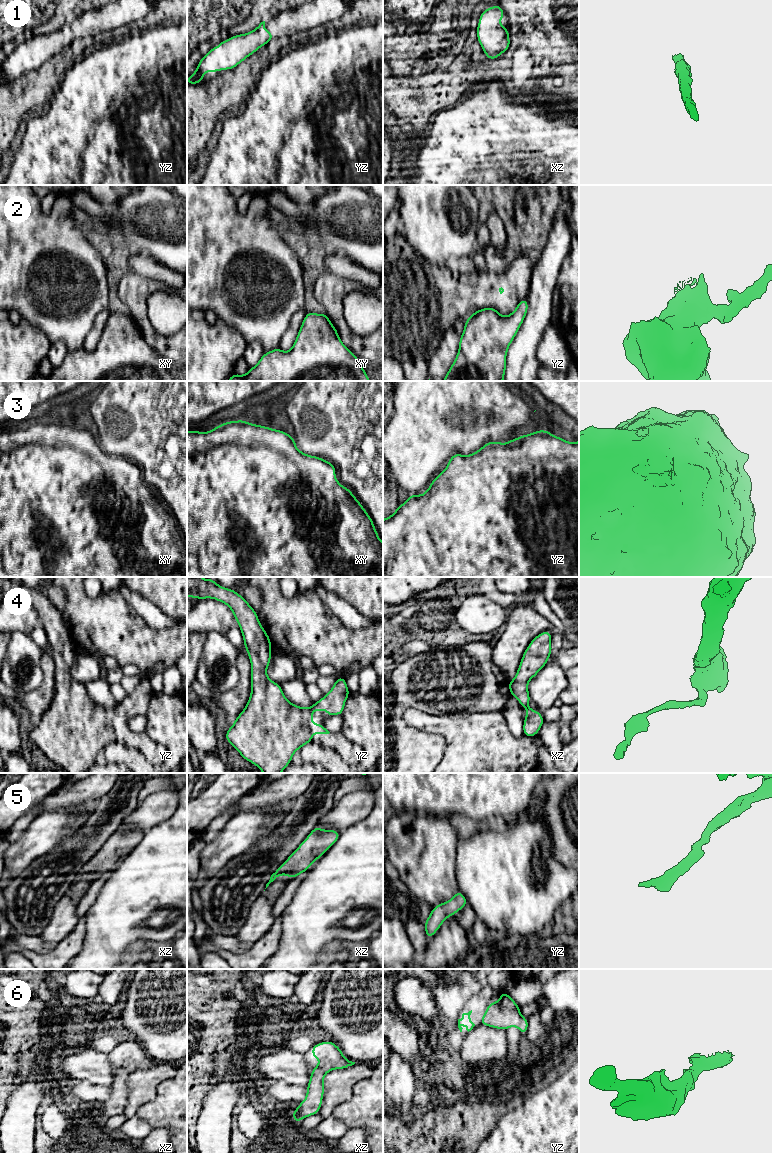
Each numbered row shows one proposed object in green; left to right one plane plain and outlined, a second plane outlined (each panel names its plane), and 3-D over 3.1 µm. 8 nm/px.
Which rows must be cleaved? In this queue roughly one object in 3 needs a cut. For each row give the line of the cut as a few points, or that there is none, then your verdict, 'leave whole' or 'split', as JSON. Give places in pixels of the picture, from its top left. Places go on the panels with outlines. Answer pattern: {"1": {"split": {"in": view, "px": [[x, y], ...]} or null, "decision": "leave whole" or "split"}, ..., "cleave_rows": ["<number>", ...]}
{"1": {"split": null, "decision": "leave whole"}, "2": {"split": {"in": "yz", "px": [[479, 311], [470, 318]]}, "decision": "split"}, "3": {"split": null, "decision": "leave whole"}, "4": {"split": null, "decision": "leave whole"}, "5": {"split": null, "decision": "leave whole"}, "6": {"split": null, "decision": "leave whole"}, "cleave_rows": ["2"]}

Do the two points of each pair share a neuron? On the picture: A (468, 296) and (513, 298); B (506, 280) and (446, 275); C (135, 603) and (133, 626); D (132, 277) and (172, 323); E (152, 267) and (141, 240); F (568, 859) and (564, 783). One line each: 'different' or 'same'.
A: same
B: same
C: different
D: different
E: different
F: same

